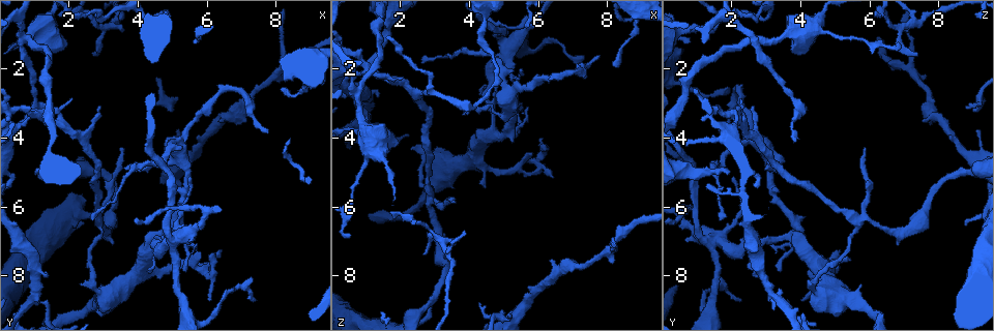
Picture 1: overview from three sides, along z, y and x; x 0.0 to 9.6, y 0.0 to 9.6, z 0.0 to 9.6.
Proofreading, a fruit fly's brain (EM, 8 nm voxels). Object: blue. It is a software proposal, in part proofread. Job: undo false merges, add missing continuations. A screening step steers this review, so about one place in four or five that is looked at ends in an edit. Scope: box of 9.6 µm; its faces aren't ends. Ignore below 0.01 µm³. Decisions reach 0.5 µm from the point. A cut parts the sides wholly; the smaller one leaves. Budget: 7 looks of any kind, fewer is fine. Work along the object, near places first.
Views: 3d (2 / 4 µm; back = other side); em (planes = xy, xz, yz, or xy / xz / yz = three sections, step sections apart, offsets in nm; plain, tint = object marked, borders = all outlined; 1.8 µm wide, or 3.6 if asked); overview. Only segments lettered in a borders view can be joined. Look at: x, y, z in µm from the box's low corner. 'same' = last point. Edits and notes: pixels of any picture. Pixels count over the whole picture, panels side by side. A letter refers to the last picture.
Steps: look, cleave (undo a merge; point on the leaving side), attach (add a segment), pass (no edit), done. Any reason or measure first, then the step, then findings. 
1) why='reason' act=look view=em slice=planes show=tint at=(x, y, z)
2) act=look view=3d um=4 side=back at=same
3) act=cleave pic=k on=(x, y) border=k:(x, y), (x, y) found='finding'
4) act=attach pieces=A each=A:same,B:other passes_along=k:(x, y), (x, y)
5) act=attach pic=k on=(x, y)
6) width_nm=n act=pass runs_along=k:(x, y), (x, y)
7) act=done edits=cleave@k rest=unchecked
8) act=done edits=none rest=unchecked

why='two arms at a narrow angle' act=look view=em slice=xz step=4 show=borders at=(3.30, 0.65, 7.25)

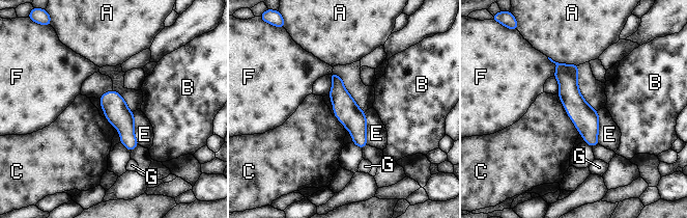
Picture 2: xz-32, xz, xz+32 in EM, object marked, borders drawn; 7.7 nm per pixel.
act=pass each=A:other,B:other,C:other,E:other,F:other,G:other found='all the same neuron'

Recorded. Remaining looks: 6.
act=look view=em slice=xz step=4 show=tint at=(8.15, 1.95, 7.10)

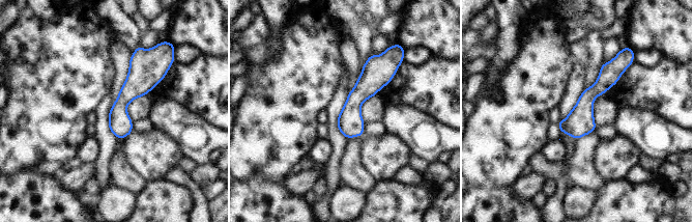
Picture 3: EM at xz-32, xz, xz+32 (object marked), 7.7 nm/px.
act=look view=em slice=yz step=8 show=borders at=same

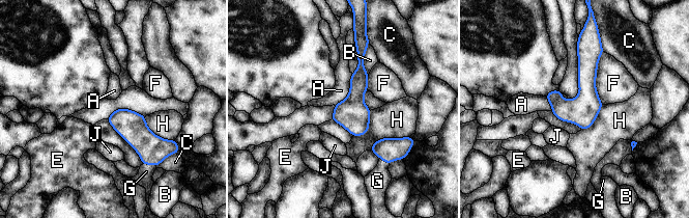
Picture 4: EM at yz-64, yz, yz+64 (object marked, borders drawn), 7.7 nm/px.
act=attach pieces=G each=A:other,B:other,C:other,E:other,F:other,G:same,H:other,J:other found='the neuron continues'

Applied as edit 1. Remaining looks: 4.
act=look view=em um=3.6 slice=xz step=4 show=tint at=(7.70, 3.80, 1.70)

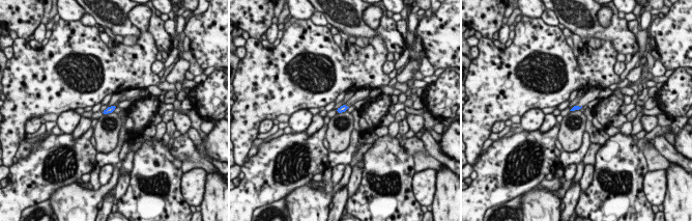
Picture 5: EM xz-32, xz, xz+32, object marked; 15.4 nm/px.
act=look view=em um=3.6 slice=planes show=borders at=same

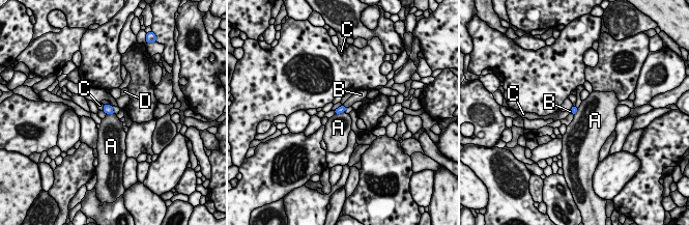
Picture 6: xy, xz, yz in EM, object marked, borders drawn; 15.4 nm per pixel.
act=attach pieces=B each=A:other,B:same,C:other,D:other passes_along=6:(341, 109), (343, 106), (355, 96) found='the neuron continues'

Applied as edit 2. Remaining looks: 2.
act=done edits=attach@4,attach@6 rest=unchecked

